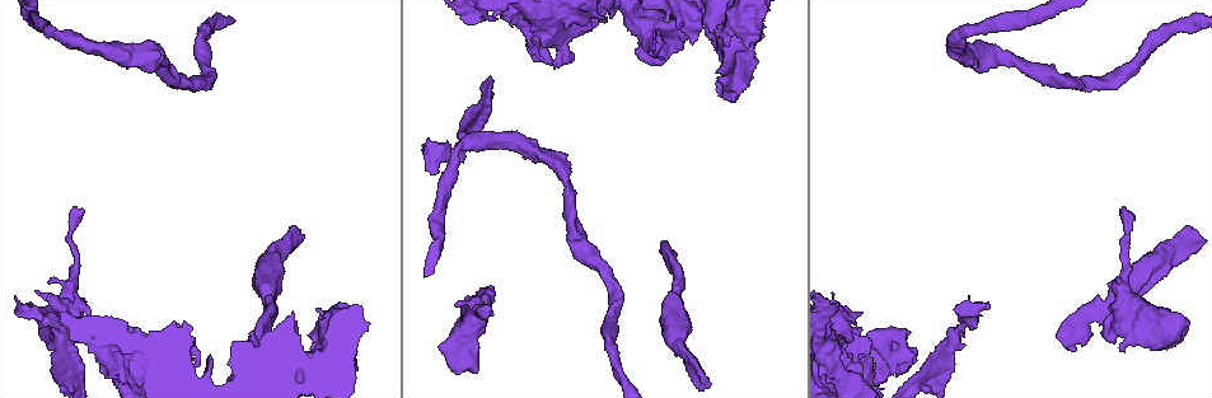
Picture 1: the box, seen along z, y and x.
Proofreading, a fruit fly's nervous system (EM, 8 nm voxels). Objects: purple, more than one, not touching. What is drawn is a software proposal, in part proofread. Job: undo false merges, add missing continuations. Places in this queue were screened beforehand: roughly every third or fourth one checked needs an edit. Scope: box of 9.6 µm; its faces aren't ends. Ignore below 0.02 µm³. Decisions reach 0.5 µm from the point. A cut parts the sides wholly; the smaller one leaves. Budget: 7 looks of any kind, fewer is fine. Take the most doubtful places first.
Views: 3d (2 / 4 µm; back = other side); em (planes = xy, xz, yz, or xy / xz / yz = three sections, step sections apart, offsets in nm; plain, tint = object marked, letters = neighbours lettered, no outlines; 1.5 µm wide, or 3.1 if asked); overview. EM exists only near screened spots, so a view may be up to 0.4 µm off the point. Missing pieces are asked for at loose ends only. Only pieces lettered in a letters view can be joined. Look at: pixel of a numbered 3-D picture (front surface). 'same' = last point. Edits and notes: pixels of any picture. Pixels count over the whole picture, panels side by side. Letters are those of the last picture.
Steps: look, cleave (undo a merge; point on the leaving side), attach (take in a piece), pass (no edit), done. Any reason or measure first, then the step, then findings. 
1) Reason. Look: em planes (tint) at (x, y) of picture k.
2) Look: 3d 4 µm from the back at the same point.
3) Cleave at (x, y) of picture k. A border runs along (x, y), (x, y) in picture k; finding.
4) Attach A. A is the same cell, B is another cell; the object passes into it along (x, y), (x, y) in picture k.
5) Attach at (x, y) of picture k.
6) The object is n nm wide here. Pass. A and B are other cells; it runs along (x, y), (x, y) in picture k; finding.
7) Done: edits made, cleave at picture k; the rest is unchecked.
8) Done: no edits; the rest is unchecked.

Thick end. Look: 3d 4 µm at (745, 46) of picture 1.

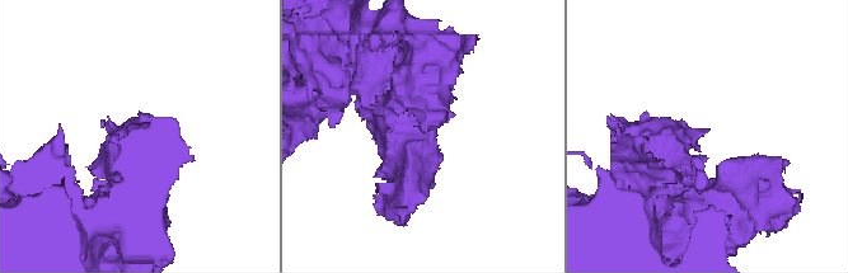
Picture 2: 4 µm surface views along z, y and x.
Look: em planes (letters) at (709, 128) of picture 2.

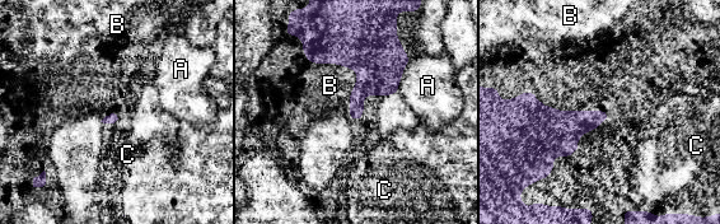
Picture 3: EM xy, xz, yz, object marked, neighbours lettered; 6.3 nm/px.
The longest contact is with B, 550 nm. Pass. A, B and C are other cells; a border runs along (303, 50), (355, 71), (351, 118) in picture 3; none of them fits.

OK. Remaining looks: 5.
Sharp bend. Look: em planes (plain) at (830, 347) of picture 1.

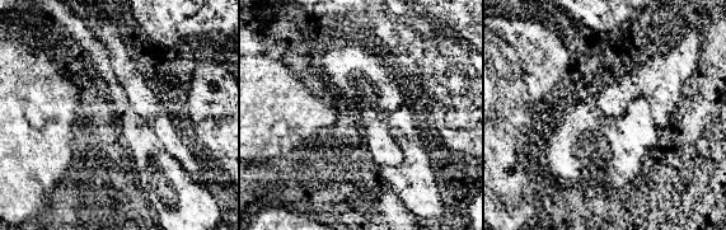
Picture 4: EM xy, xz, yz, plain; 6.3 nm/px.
With the object marked. Look: em planes (tint) at the same point.

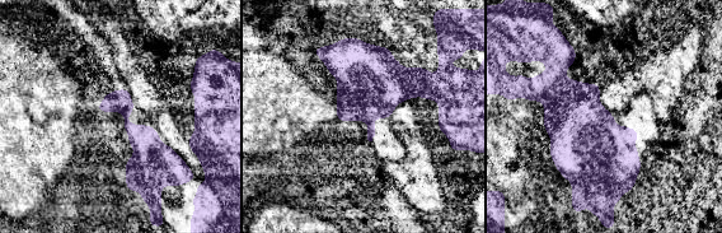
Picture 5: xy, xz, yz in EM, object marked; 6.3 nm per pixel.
What lies round it. Look: em planes (letters) at the same point.

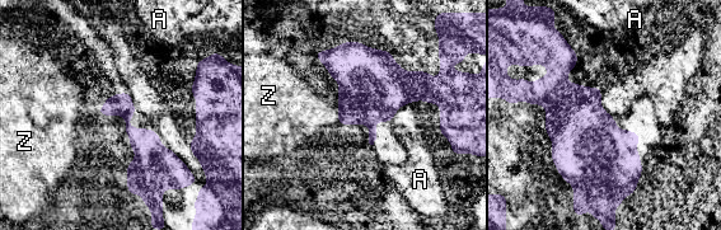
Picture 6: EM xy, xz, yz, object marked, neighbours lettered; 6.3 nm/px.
The object is 140 nm wide here. Pass. A and Z are other cells; a border runs along (314, 51), (338, 84), (337, 122) in picture 6; continuous, no second cell.

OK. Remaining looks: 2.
Stops while still wide. Look: em yz step 8 (tint) at (1119, 350) of picture 1.

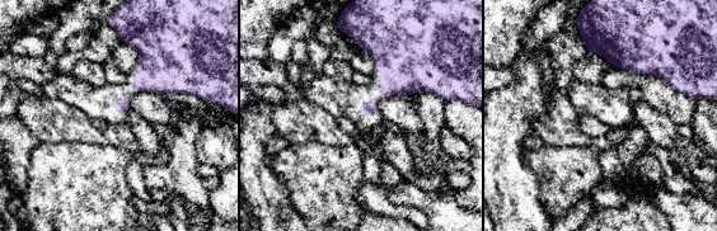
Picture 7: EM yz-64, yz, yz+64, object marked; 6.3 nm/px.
Look: em planes (letters) at the same point.

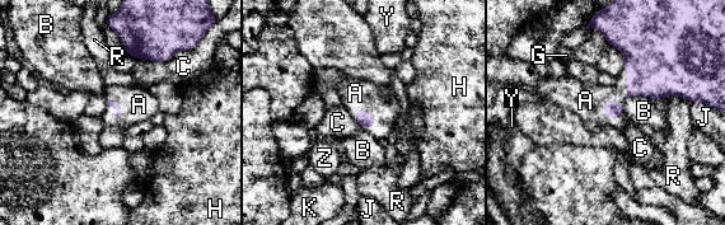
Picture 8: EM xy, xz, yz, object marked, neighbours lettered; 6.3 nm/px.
Attach A. A is the same cell, B, C, G, H, J, K, R, Y and Z are other cells; the object passes into it along (612, 109), (608, 102), (585, 101) in picture 8; it goes on there.

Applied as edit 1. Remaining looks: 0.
Done: edits made, attach at picture 8; the rest is unchecked.

